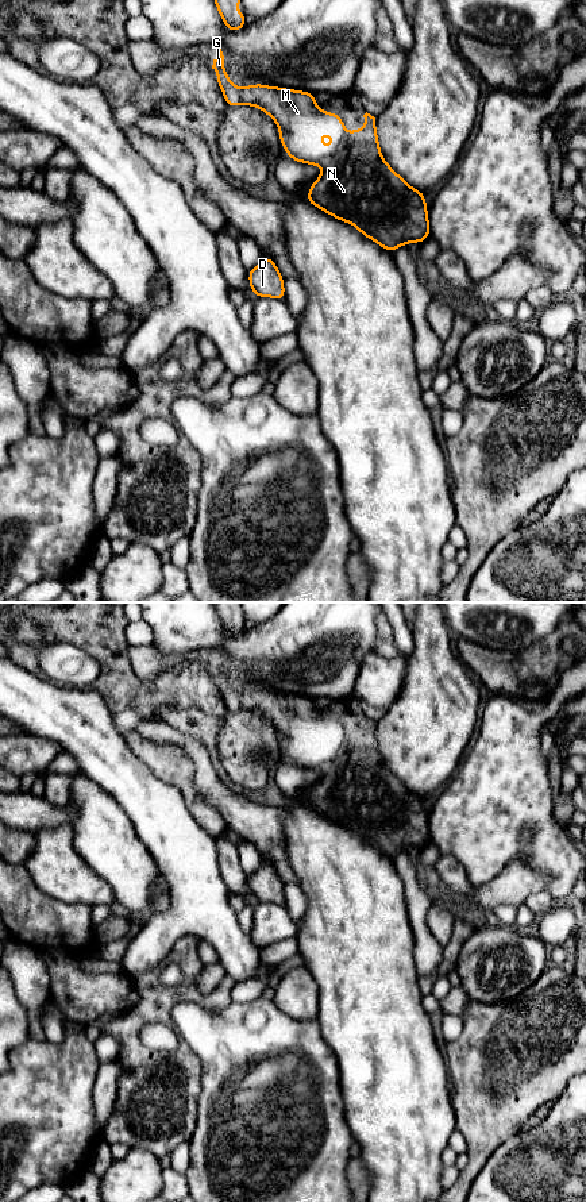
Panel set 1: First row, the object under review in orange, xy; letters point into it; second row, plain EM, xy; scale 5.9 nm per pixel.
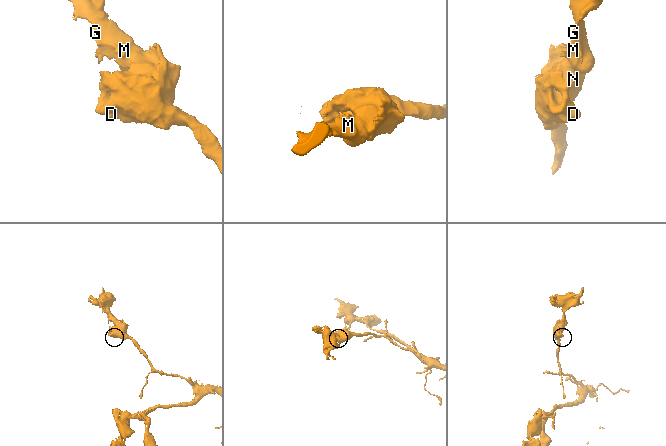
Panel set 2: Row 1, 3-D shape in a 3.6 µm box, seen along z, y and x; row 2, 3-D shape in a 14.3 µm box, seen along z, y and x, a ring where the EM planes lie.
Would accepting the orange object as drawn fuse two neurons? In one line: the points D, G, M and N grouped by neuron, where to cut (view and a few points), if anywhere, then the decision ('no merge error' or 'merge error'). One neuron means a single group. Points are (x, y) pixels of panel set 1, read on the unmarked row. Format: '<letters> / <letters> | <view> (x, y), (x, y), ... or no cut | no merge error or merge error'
D G M N | no cut | no merge error

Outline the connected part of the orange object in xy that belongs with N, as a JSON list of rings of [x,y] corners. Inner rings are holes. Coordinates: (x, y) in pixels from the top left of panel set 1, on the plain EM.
[[[217,650],[215,652],[220,662],[213,664],[212,674],[216,675],[216,686],[224,700],[225,709],[230,712],[252,710],[266,717],[277,728],[279,747],[290,764],[323,773],[324,778],[308,793],[309,801],[305,805],[309,809],[340,827],[352,829],[363,841],[392,858],[402,850],[427,845],[431,837],[425,798],[413,794],[385,767],[378,748],[374,721],[366,717],[363,720],[365,732],[352,735],[347,740],[340,721],[319,714],[315,700],[311,697],[262,689],[244,693],[232,690],[224,674],[223,656]],[[320,737],[331,741],[334,746],[331,754],[320,746]]]

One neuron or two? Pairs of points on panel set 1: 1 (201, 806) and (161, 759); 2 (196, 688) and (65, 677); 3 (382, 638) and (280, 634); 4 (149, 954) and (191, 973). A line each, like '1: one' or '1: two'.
1: one
2: two
3: two
4: two

